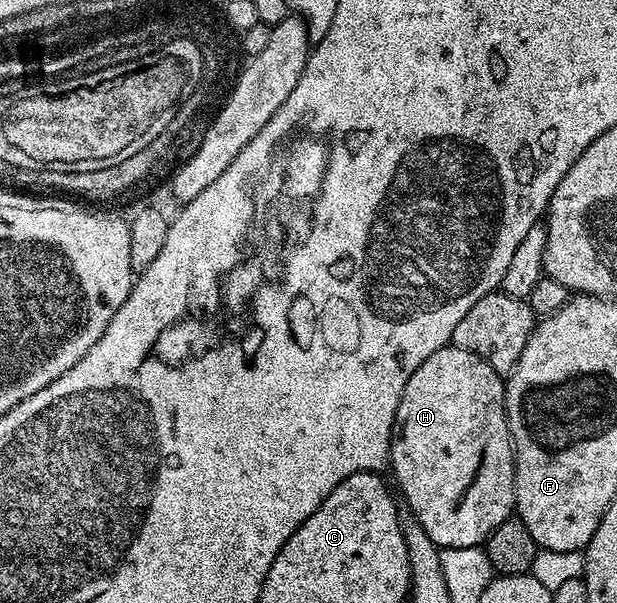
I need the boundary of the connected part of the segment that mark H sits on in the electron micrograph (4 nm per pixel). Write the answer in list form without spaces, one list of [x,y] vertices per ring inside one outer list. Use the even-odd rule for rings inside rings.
[[[450,344],[450,345],[448,345],[448,346],[444,346],[444,347],[443,347],[443,348],[439,348],[439,352],[431,352],[431,356],[427,356],[427,360],[423,360],[423,364],[419,364],[419,368],[415,368],[415,373],[414,373],[414,374],[413,374],[413,375],[411,375],[411,380],[407,380],[407,384],[406,384],[406,385],[405,385],[405,387],[404,387],[404,388],[403,388],[403,396],[402,396],[402,397],[401,397],[401,399],[400,399],[400,400],[399,400],[399,408],[398,408],[398,409],[397,409],[397,411],[396,411],[396,412],[395,412],[395,424],[394,424],[394,425],[393,425],[393,435],[392,435],[392,436],[391,436],[391,448],[390,448],[390,449],[389,449],[389,466],[390,466],[390,467],[391,467],[391,471],[392,471],[392,470],[393,470],[393,478],[394,478],[394,480],[395,480],[395,481],[397,481],[397,486],[398,486],[398,487],[397,487],[397,486],[396,486],[396,489],[397,489],[397,490],[398,490],[398,491],[399,491],[399,494],[400,494],[400,490],[399,490],[399,489],[401,489],[401,494],[402,494],[402,496],[403,496],[403,497],[405,497],[405,502],[406,502],[406,504],[407,504],[407,505],[409,505],[409,506],[406,506],[406,507],[407,507],[407,510],[408,510],[408,513],[411,513],[411,514],[413,514],[413,515],[414,515],[414,516],[416,516],[416,517],[417,517],[417,519],[418,519],[418,520],[419,520],[419,524],[423,524],[423,529],[424,529],[424,530],[425,530],[425,531],[427,531],[427,536],[431,536],[431,540],[432,540],[432,541],[433,541],[433,542],[434,542],[434,544],[436,544],[436,545],[437,545],[437,547],[439,547],[439,548],[444,548],[444,549],[446,549],[446,550],[450,550],[450,549],[451,549],[451,548],[471,548],[471,547],[472,547],[472,546],[481,546],[481,545],[482,545],[482,543],[484,543],[484,541],[485,541],[485,539],[486,539],[486,538],[488,538],[488,536],[489,536],[489,534],[490,534],[490,533],[491,533],[491,532],[495,532],[495,528],[499,528],[499,524],[503,524],[503,523],[504,523],[504,522],[506,522],[506,521],[507,521],[507,519],[508,519],[508,518],[512,518],[512,517],[514,517],[514,514],[515,514],[515,507],[516,507],[516,504],[517,504],[517,497],[516,497],[516,496],[515,496],[515,480],[514,480],[514,479],[513,479],[513,464],[514,464],[514,461],[513,461],[513,439],[512,439],[512,438],[510,438],[510,436],[509,436],[509,421],[508,421],[508,420],[507,420],[507,416],[506,416],[506,415],[505,415],[505,384],[504,384],[504,381],[503,381],[503,378],[502,378],[502,375],[499,375],[499,374],[497,374],[497,373],[496,373],[496,372],[495,372],[495,368],[491,368],[491,364],[487,364],[487,363],[486,363],[486,362],[485,362],[485,361],[483,361],[483,359],[482,359],[482,358],[480,358],[480,357],[479,357],[479,356],[475,356],[475,352],[467,352],[467,351],[466,351],[466,350],[464,350],[464,349],[463,349],[463,348],[459,348],[459,347],[458,347],[458,346],[454,346],[454,345],[452,345],[452,344]]]

